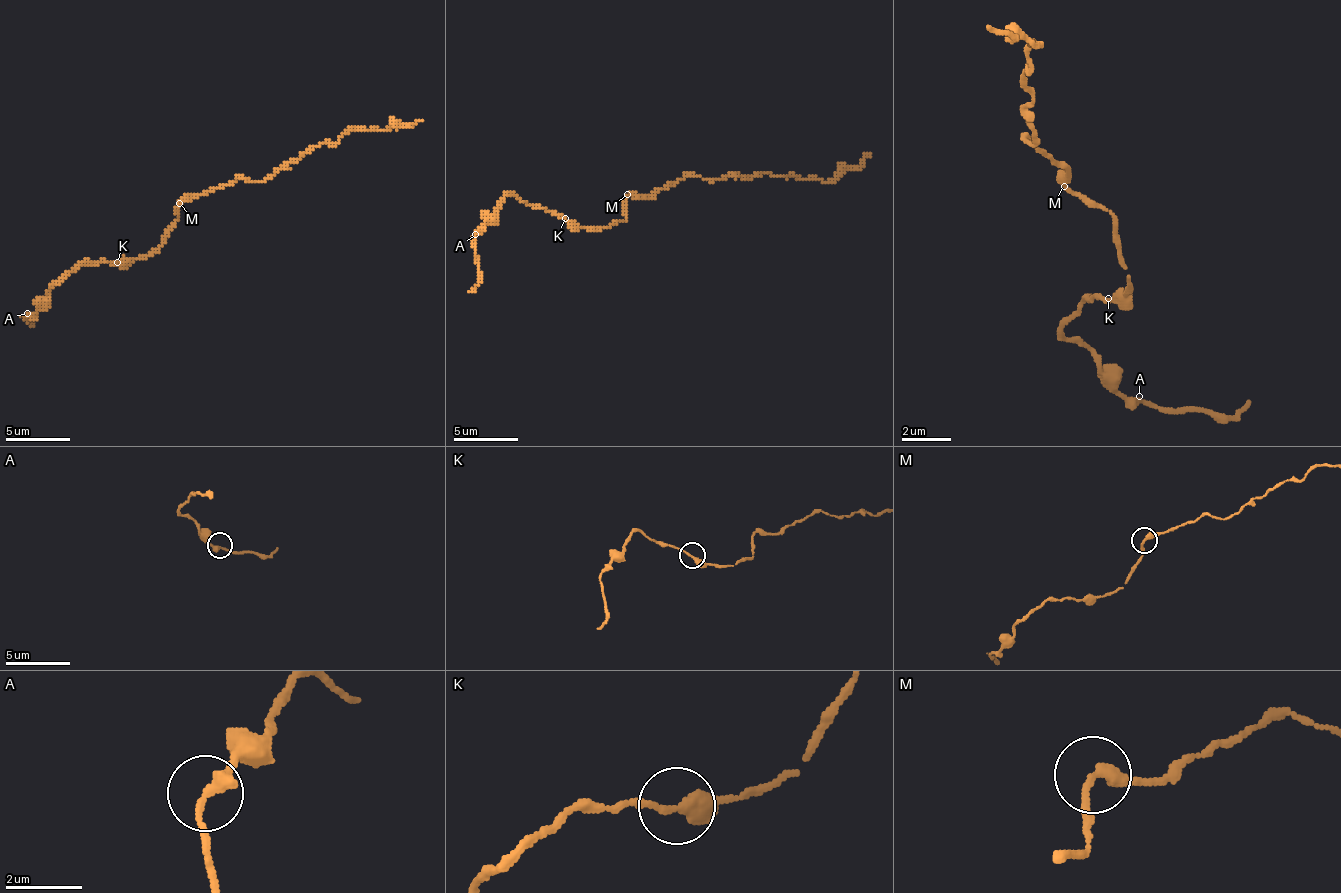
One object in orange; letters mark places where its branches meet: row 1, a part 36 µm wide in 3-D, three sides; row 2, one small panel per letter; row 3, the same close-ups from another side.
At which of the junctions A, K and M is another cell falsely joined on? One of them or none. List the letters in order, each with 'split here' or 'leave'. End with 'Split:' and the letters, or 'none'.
A: leave
K: leave
M: leave
Split: none

